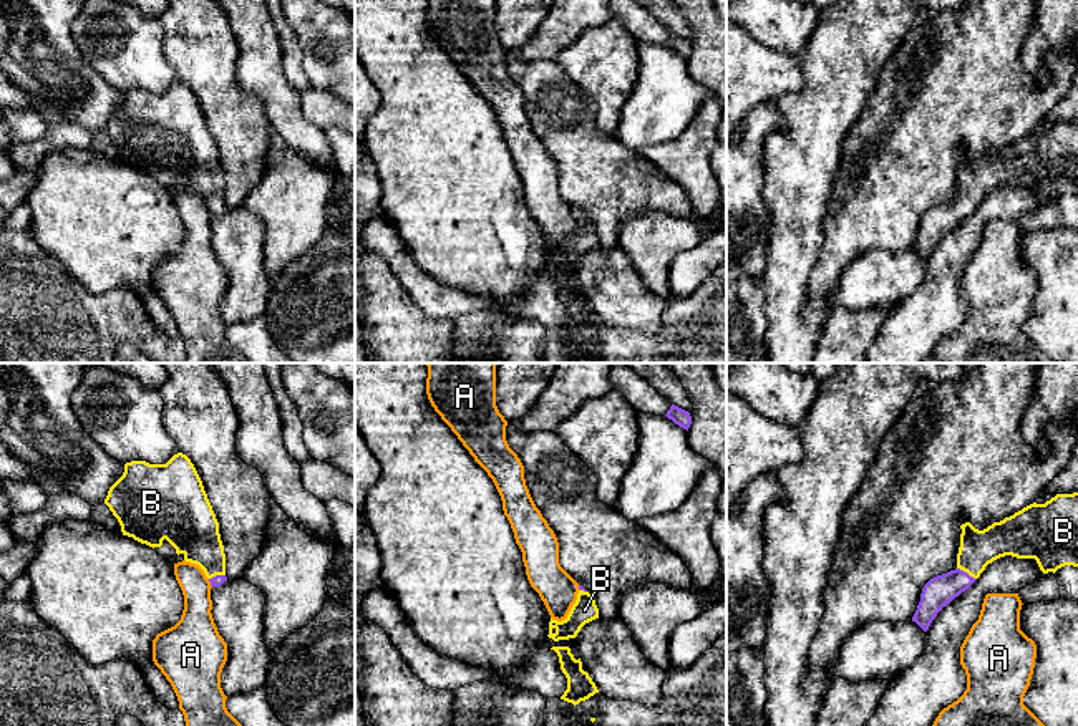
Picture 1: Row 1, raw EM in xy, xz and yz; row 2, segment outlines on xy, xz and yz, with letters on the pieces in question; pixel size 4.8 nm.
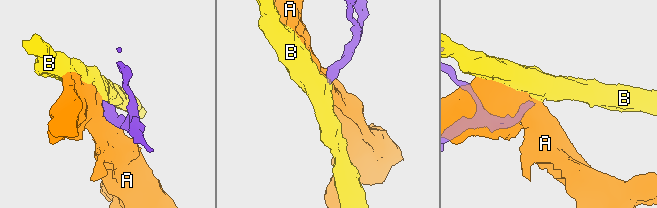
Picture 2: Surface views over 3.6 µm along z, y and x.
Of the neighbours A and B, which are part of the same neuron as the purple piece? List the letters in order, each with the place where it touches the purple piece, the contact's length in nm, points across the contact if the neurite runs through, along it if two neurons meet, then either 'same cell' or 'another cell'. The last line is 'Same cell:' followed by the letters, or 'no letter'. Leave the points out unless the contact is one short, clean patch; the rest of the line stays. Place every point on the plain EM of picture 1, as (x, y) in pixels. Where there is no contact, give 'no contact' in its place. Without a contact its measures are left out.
A: xy (211, 212) | 50 nm | along xy (208, 208), (211, 216) | another cell
B: yz (966, 201) | 110 nm | across yz (937, 221), (966, 201), (977, 178) | same cell
Same cell: B

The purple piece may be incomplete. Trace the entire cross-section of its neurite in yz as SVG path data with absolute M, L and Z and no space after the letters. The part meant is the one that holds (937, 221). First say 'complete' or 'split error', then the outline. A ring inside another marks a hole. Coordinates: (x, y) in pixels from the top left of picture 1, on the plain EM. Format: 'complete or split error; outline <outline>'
split error; outline M1078 121L1056 123L1045 133L1033 131L983 159L975 157L970 151L962 152L960 157L957 197L930 207L922 217L912 250L924 260L947 232L965 220L985 196L1000 186L1035 187L1043 202L1055 202L1065 194L1078 196Z

